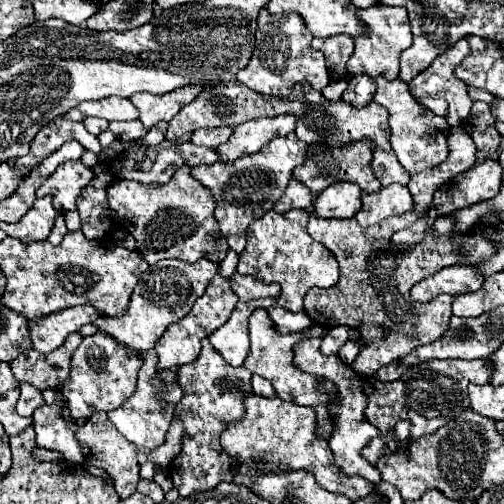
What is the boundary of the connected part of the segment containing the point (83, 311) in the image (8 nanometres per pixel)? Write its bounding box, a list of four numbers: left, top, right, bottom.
[29,305,99,353]

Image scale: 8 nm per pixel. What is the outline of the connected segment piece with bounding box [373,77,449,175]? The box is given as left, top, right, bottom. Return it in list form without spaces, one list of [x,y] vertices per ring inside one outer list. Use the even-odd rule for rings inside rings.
[[[377,77],[377,93],[373,97],[375,103],[385,107],[389,111],[389,125],[391,125],[391,145],[393,151],[399,157],[399,163],[411,173],[419,173],[425,169],[431,169],[439,163],[443,163],[449,155],[447,149],[447,135],[449,135],[449,125],[445,117],[439,117],[431,113],[429,109],[421,107],[413,95],[407,89],[407,83],[401,79],[387,81],[383,77]]]

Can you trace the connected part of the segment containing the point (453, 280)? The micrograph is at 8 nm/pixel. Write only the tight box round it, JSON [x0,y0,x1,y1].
[411,265,483,303]

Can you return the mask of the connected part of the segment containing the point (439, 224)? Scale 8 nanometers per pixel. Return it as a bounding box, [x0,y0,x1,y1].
[435,215,453,235]

